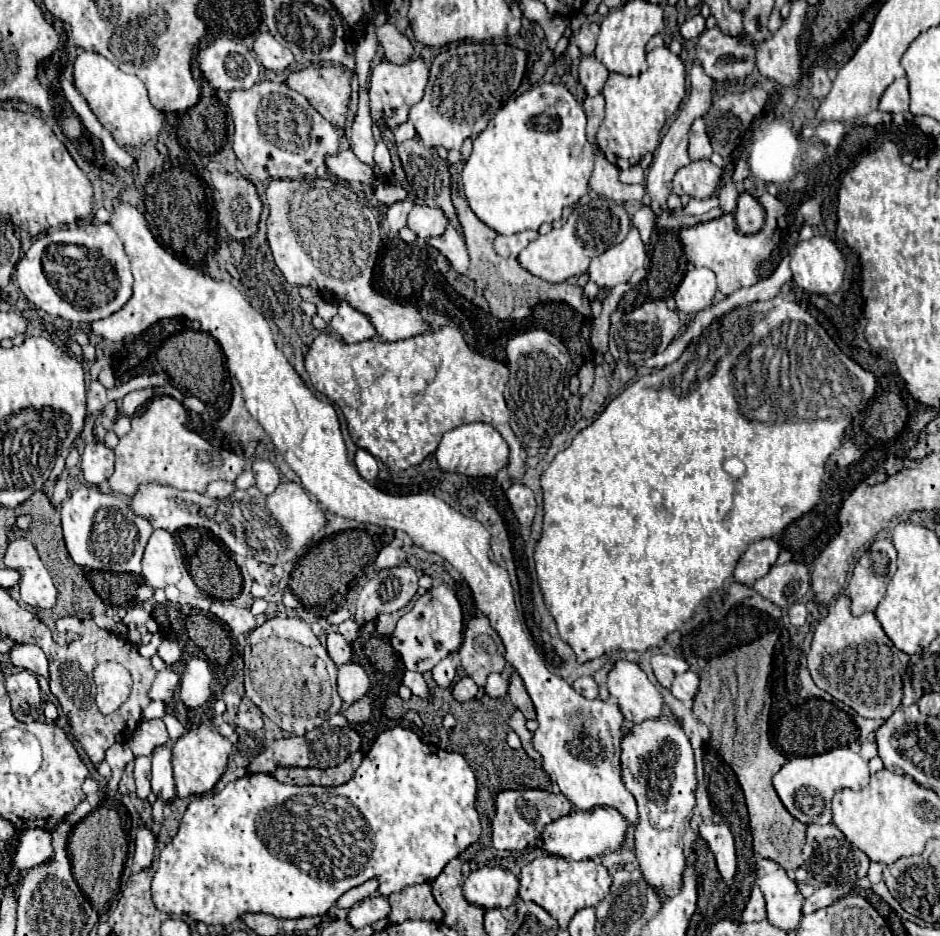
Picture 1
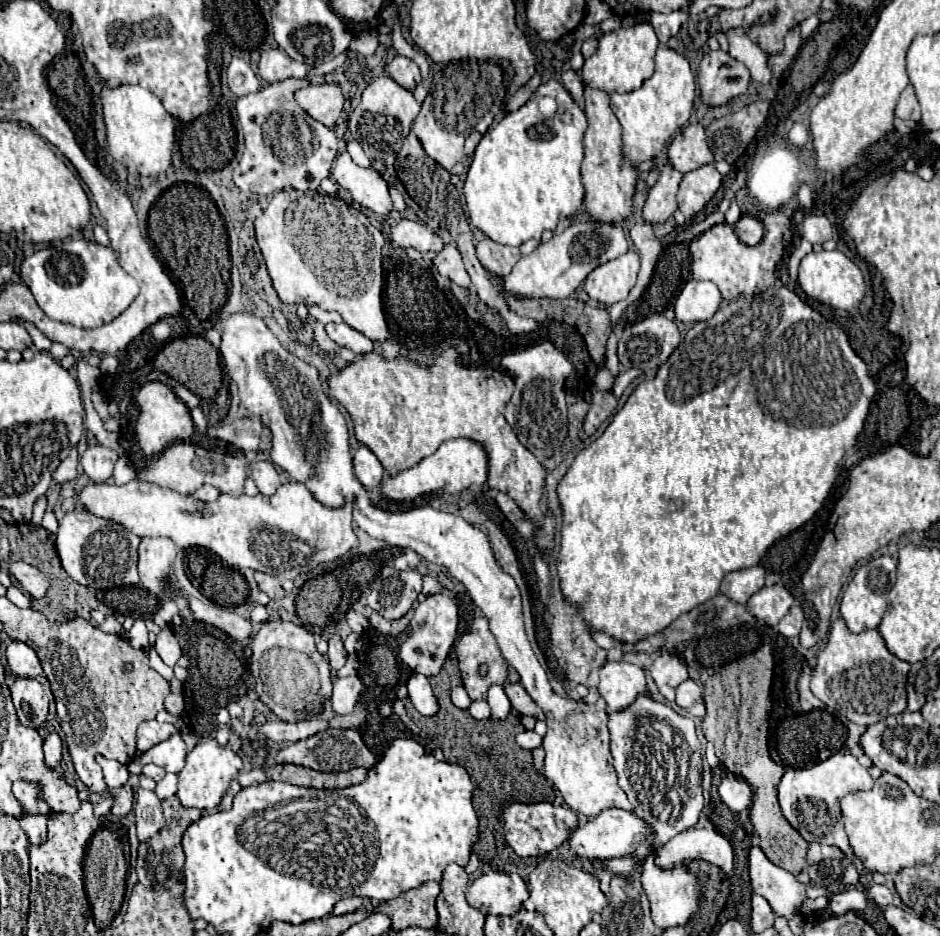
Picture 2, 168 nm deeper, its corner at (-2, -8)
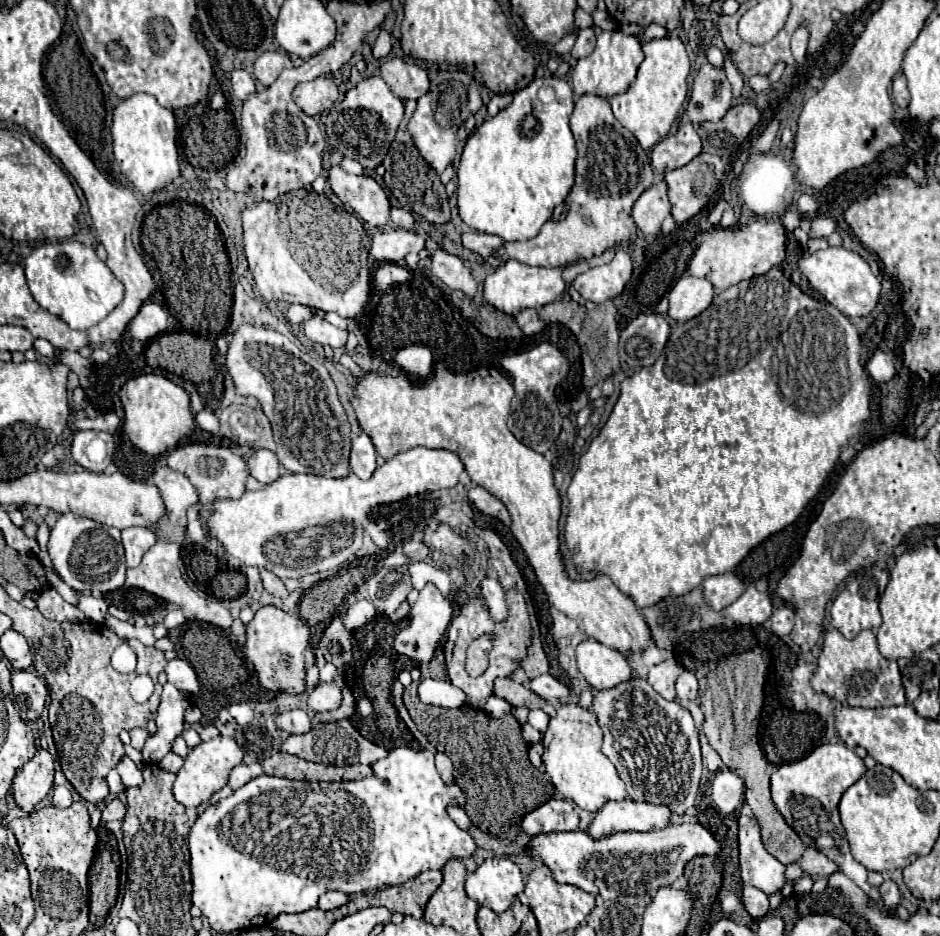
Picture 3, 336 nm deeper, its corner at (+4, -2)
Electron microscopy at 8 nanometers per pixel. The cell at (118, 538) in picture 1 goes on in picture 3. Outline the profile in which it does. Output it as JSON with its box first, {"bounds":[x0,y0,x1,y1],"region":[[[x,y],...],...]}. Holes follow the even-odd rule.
{"bounds":[48,513,124,593],"region":[[[64,513],[52,527],[48,551],[54,563],[54,571],[76,593],[108,593],[124,585],[124,547],[120,543],[120,531],[114,527],[100,525],[74,513]]]}

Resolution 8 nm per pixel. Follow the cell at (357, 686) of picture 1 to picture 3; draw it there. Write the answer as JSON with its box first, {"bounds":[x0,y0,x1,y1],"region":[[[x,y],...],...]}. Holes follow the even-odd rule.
{"bounds":[308,685,342,713],"region":[[[318,685],[308,693],[308,709],[320,713],[320,711],[332,711],[338,709],[342,701],[342,685]]]}

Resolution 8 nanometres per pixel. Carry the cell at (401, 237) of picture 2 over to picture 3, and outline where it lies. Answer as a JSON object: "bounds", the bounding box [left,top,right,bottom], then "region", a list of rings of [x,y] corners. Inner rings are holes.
{"bounds":[370,229,424,263],"region":[[[388,229],[372,237],[370,257],[374,261],[398,263],[408,253],[418,253],[422,249],[424,249],[424,239],[418,233],[406,229]]]}

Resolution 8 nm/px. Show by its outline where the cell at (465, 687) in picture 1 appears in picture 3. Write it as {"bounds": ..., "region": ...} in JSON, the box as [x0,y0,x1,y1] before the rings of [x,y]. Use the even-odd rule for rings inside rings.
{"bounds":[418,679,466,709],"region":[[[424,679],[420,681],[418,695],[424,703],[456,709],[466,703],[466,695],[462,689],[454,687],[450,681],[436,681],[436,679]]]}

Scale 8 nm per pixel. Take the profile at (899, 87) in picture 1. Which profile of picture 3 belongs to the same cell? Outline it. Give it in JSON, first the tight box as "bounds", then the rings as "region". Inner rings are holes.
{"bounds":[892,73,910,109],"region":[[[898,73],[894,77],[894,85],[892,85],[892,99],[894,103],[900,107],[900,109],[906,109],[908,107],[908,101],[910,101],[910,93],[908,93],[908,87],[906,87],[906,77],[902,73]]]}

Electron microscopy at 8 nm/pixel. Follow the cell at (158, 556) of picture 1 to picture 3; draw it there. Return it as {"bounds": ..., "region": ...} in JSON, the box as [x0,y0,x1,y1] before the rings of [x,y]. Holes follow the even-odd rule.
{"bounds":[122,527,156,567],"region":[[[128,527],[122,531],[122,545],[126,553],[126,565],[136,567],[142,555],[156,543],[156,535],[144,527]]]}

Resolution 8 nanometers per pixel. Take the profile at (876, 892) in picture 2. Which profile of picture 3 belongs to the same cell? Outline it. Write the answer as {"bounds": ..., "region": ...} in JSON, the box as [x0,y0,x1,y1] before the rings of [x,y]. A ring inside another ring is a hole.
{"bounds":[878,879,902,907],"region":[[[890,879],[884,881],[878,891],[882,893],[882,901],[884,901],[888,907],[894,907],[894,905],[898,905],[898,903],[902,901],[900,891],[898,891],[898,885],[896,885],[894,881],[890,881]]]}

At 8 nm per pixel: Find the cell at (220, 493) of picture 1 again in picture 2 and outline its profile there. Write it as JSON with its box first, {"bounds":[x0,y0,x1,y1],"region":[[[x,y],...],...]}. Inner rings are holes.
{"bounds":[194,485,220,503],"region":[[[204,485],[204,487],[200,487],[200,489],[194,493],[194,499],[206,501],[206,503],[210,503],[210,501],[214,501],[214,499],[218,499],[218,497],[220,497],[220,491],[218,491],[216,487],[210,487],[210,485]]]}

